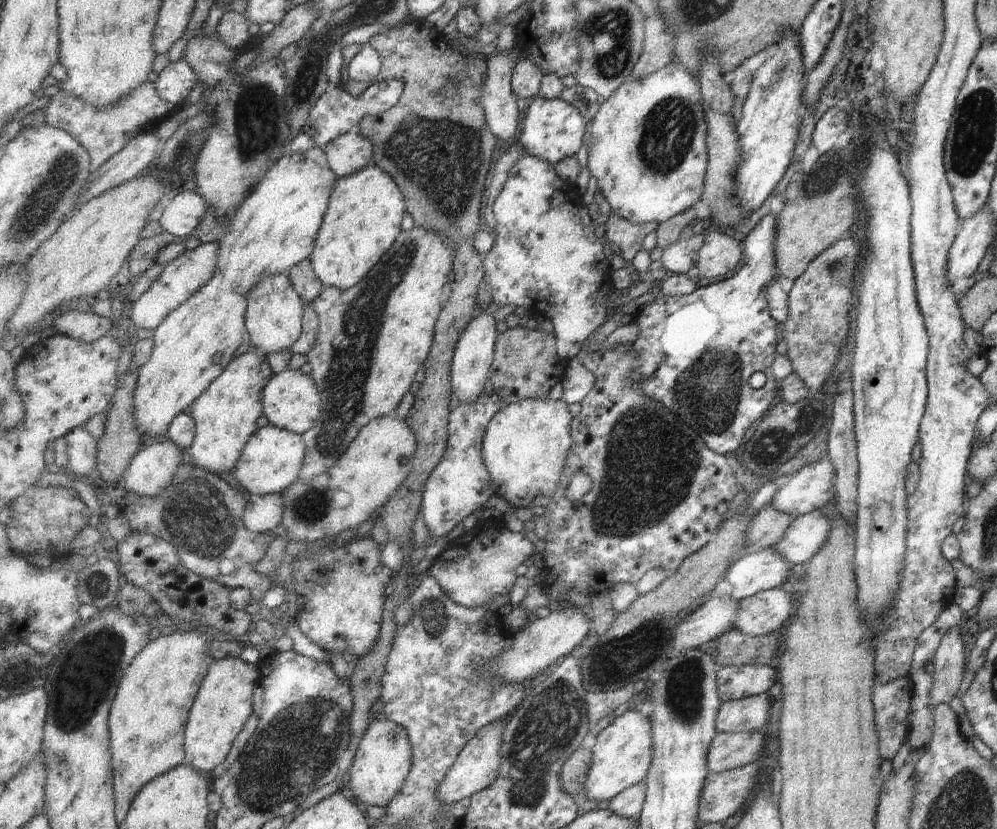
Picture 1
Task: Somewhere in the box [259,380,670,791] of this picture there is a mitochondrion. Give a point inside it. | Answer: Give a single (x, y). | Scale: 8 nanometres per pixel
(310, 507)

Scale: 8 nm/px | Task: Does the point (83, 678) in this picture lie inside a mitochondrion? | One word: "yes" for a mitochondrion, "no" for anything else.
yes

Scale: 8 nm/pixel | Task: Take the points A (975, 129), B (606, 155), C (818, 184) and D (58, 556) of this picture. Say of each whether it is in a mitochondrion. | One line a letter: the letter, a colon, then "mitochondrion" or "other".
A: mitochondrion
B: other
C: mitochondrion
D: other

